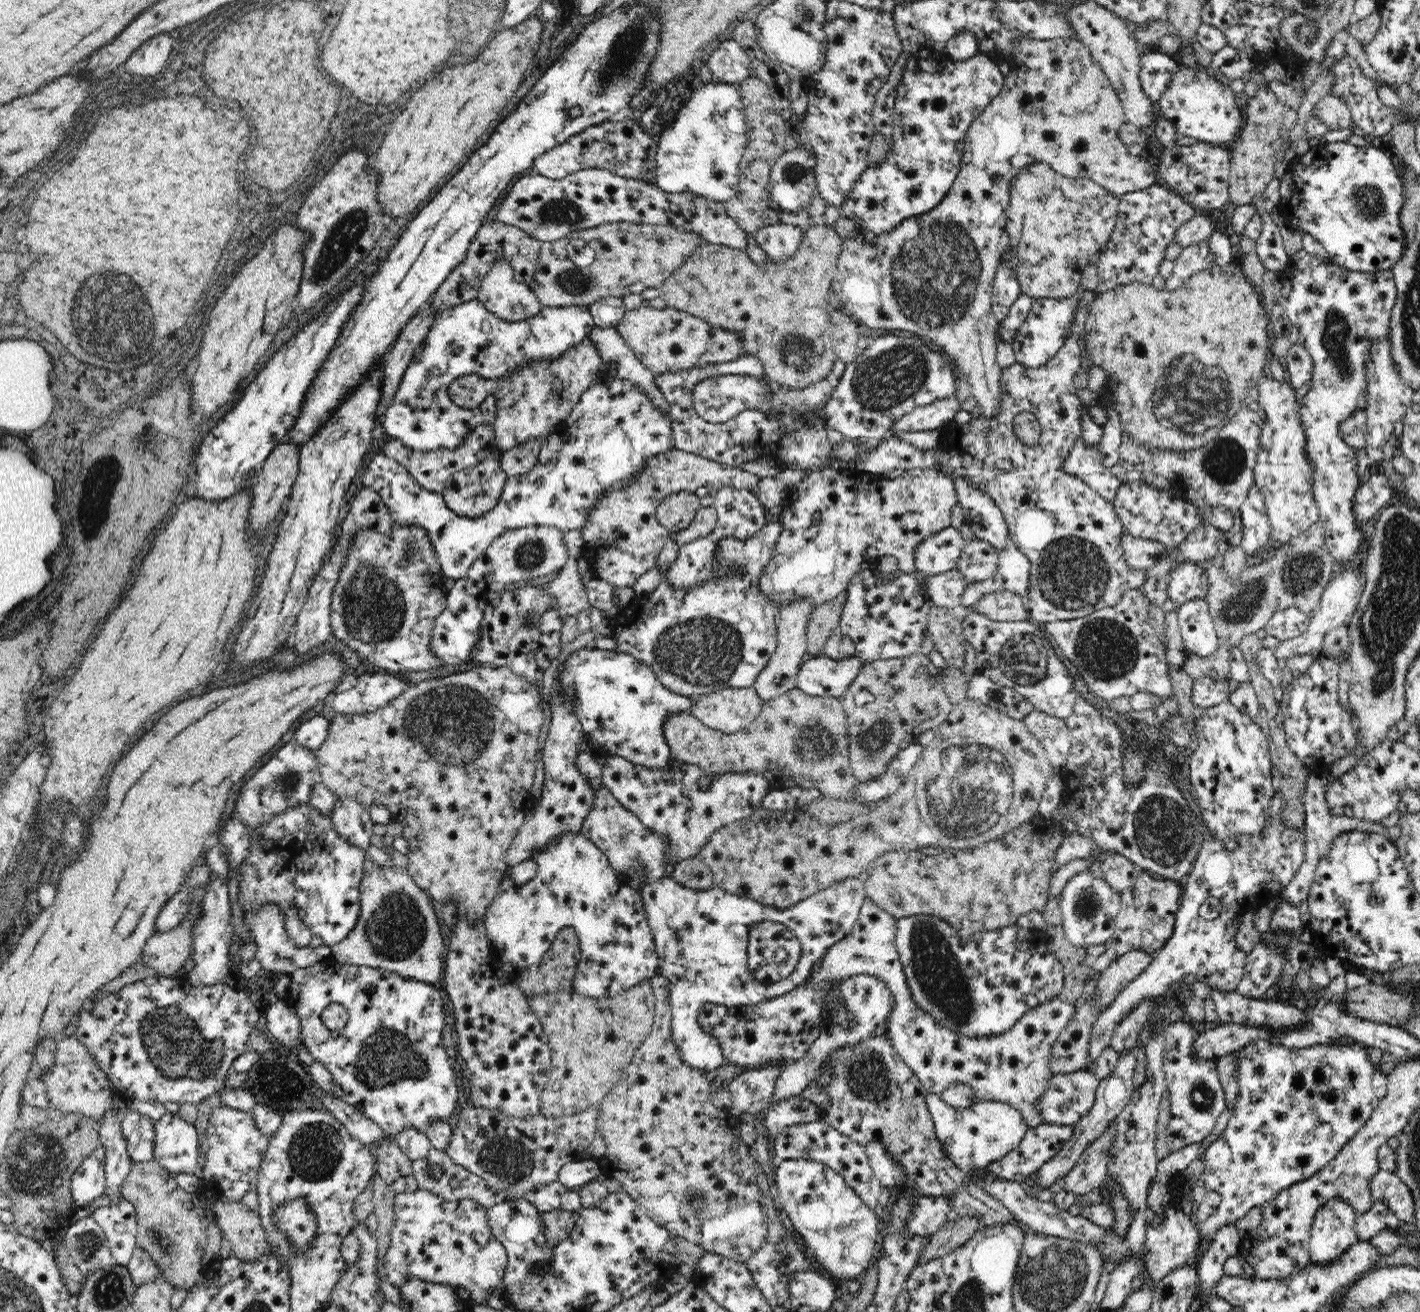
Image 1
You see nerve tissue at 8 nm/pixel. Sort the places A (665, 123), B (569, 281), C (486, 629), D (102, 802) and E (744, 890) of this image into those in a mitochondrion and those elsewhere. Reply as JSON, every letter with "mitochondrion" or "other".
{"A":"other","B":"mitochondrion","C":"other","D":"other","E":"other"}

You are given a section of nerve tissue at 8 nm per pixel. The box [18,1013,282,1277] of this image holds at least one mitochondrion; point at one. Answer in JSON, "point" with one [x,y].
{"point":[87,1245]}

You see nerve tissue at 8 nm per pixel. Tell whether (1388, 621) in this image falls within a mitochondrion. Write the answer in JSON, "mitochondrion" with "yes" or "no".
{"mitochondrion":"yes"}

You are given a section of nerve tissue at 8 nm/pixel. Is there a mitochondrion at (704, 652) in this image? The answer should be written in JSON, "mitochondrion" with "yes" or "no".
{"mitochondrion":"yes"}

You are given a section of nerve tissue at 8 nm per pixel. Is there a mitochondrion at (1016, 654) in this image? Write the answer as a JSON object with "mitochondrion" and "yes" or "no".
{"mitochondrion":"yes"}

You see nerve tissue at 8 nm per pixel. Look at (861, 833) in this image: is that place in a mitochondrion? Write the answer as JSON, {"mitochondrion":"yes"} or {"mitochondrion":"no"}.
{"mitochondrion":"yes"}

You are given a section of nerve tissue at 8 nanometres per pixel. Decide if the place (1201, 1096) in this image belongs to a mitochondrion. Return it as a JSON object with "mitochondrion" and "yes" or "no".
{"mitochondrion":"yes"}

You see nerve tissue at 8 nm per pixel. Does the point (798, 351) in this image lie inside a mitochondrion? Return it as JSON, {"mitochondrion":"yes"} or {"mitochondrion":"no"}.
{"mitochondrion":"yes"}

